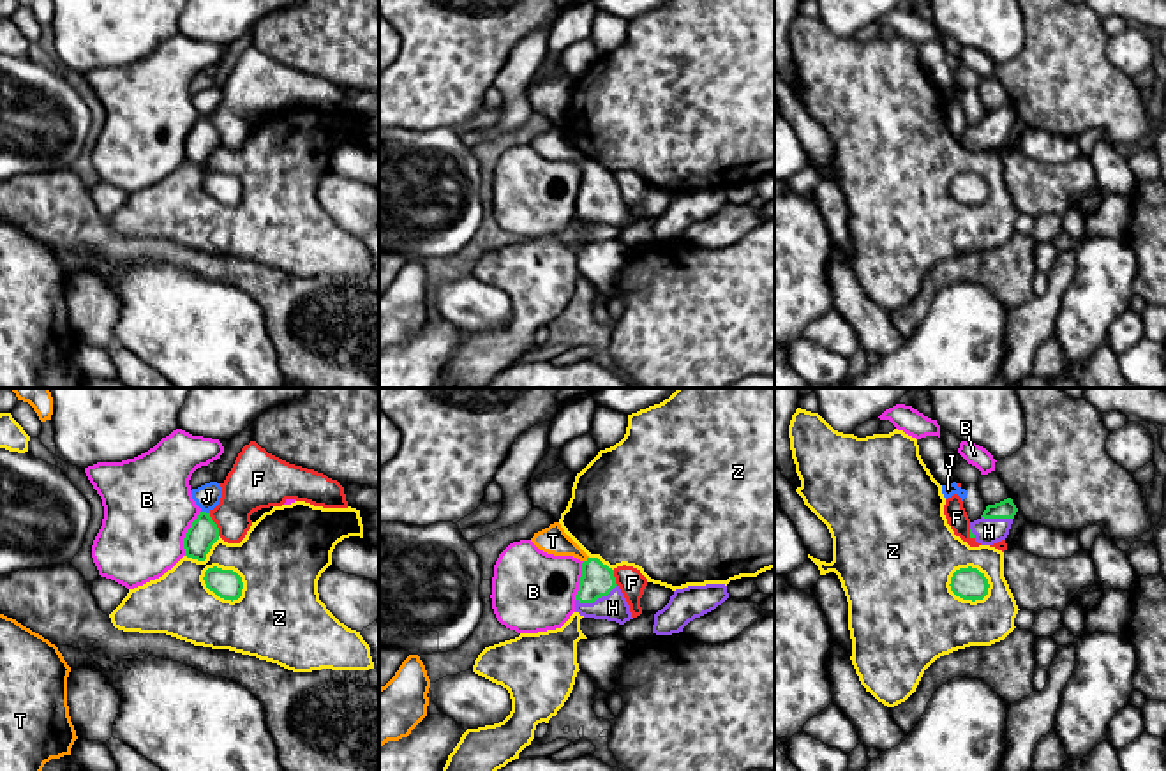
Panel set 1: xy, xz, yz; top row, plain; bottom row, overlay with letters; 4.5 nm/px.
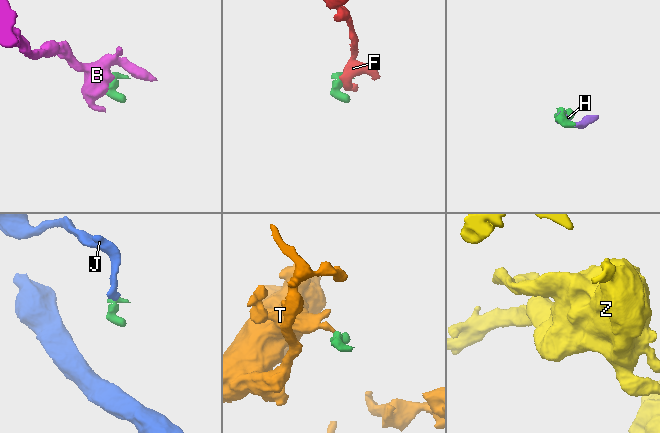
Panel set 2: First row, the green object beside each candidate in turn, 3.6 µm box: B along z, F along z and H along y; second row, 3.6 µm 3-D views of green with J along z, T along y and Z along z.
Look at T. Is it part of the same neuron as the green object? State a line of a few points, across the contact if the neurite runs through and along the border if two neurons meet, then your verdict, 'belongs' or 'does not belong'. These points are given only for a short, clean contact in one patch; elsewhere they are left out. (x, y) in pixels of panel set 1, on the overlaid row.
xz (597, 581), (588, 560), (553, 540) | belongs

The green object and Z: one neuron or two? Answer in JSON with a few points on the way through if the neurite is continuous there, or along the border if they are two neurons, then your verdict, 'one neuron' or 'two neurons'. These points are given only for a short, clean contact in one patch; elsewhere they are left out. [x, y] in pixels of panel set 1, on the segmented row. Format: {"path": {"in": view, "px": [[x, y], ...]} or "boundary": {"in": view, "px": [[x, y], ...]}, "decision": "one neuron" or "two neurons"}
{"decision": "two neurons"}

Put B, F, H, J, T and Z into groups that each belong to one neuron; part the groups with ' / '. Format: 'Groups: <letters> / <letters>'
Groups: B / F / H T / J / Z

